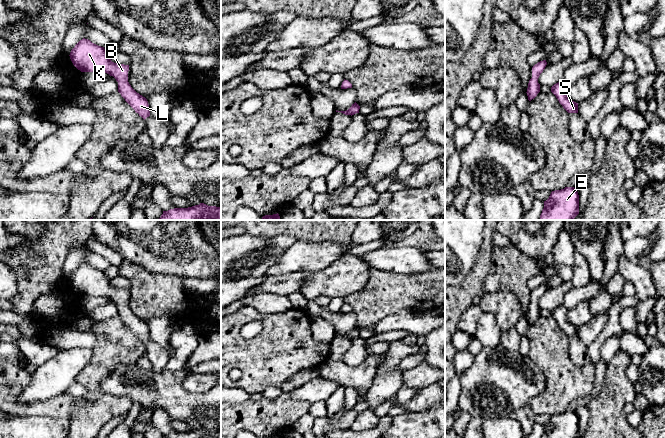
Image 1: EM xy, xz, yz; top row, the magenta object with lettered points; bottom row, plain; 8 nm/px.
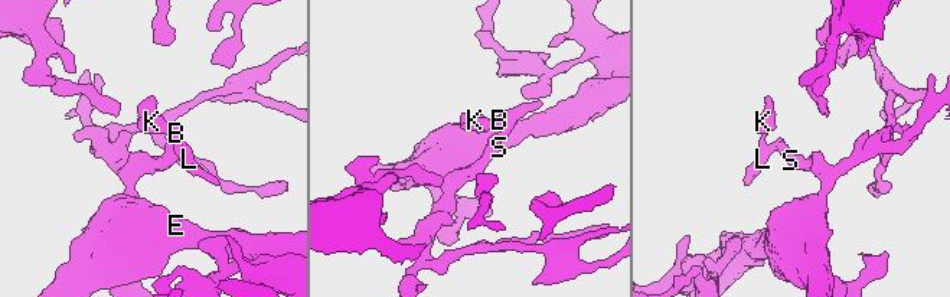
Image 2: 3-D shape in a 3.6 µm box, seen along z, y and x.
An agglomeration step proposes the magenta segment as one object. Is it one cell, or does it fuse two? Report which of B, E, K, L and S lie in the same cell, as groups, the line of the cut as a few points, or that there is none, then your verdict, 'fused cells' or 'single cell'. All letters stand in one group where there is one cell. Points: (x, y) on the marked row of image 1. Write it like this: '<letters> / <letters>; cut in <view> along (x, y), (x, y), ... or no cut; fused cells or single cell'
B E K L S; no cut; single cell

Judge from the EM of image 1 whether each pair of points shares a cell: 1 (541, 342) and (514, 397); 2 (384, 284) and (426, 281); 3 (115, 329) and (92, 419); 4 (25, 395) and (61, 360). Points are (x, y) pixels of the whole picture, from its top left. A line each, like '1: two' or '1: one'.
1: two
2: one
3: one
4: one

